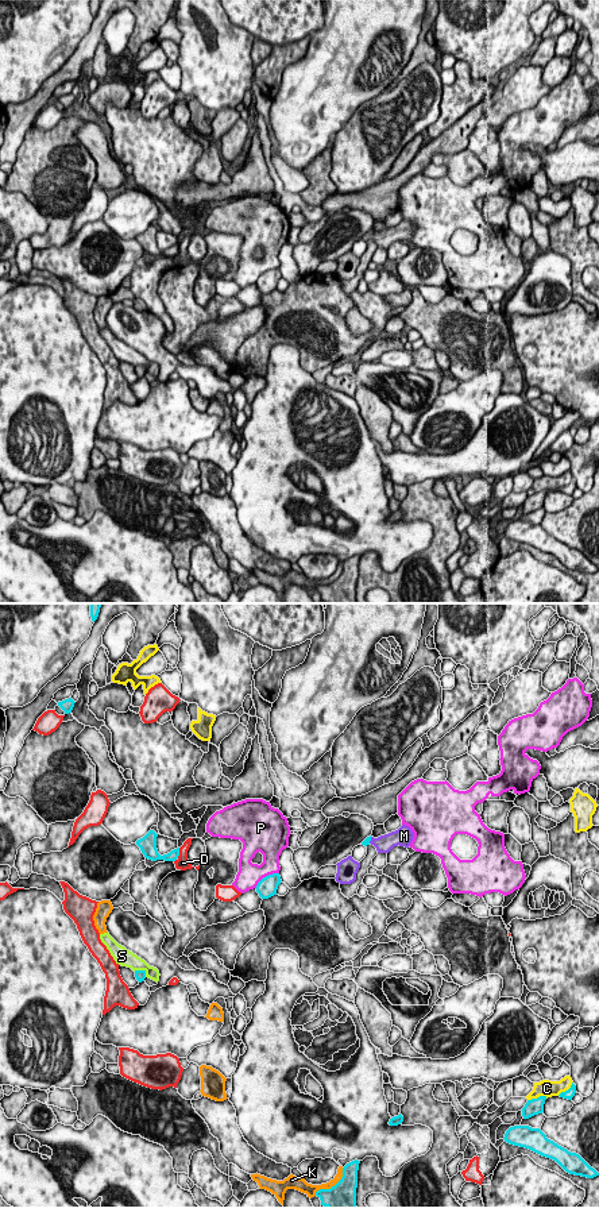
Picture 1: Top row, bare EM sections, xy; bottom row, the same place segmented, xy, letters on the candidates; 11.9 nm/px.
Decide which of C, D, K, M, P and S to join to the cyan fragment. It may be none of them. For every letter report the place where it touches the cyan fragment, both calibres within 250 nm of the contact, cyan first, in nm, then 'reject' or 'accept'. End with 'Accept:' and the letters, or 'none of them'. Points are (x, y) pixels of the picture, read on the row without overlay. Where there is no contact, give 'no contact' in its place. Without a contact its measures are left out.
C: xy (537, 493) | 190/190 nm | reject
D: xy (178, 250) | 120/160 nm | reject
K: xy (332, 582) | 360/120 nm | reject
M: xy (370, 235) | 70/220 nm | accept
P: xy (266, 271) | 240/280 nm | reject
S: xy (142, 366) | 130/190 nm | reject
Accept: M

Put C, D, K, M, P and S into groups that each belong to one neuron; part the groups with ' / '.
C / D / K / M / P / S

